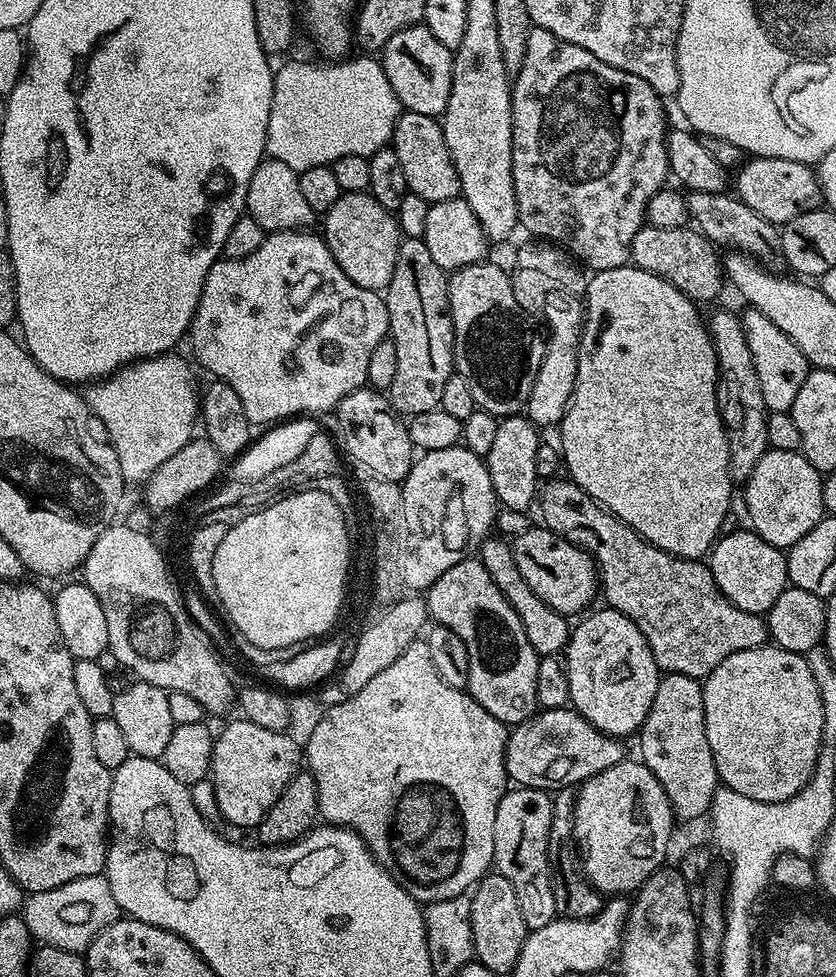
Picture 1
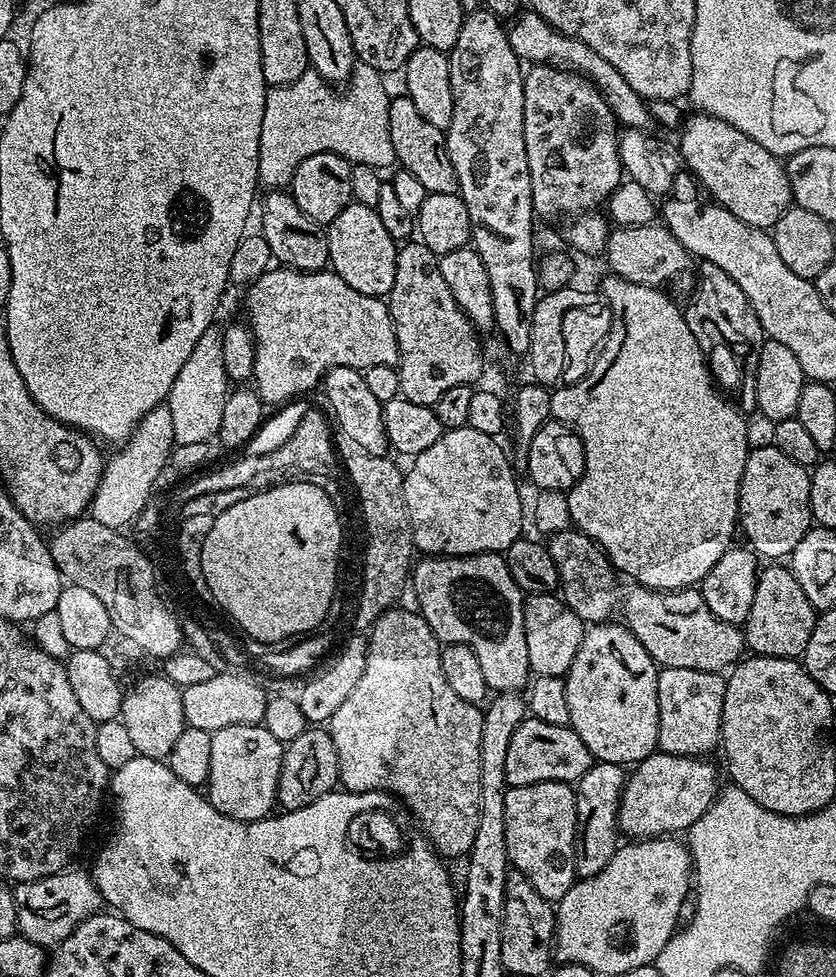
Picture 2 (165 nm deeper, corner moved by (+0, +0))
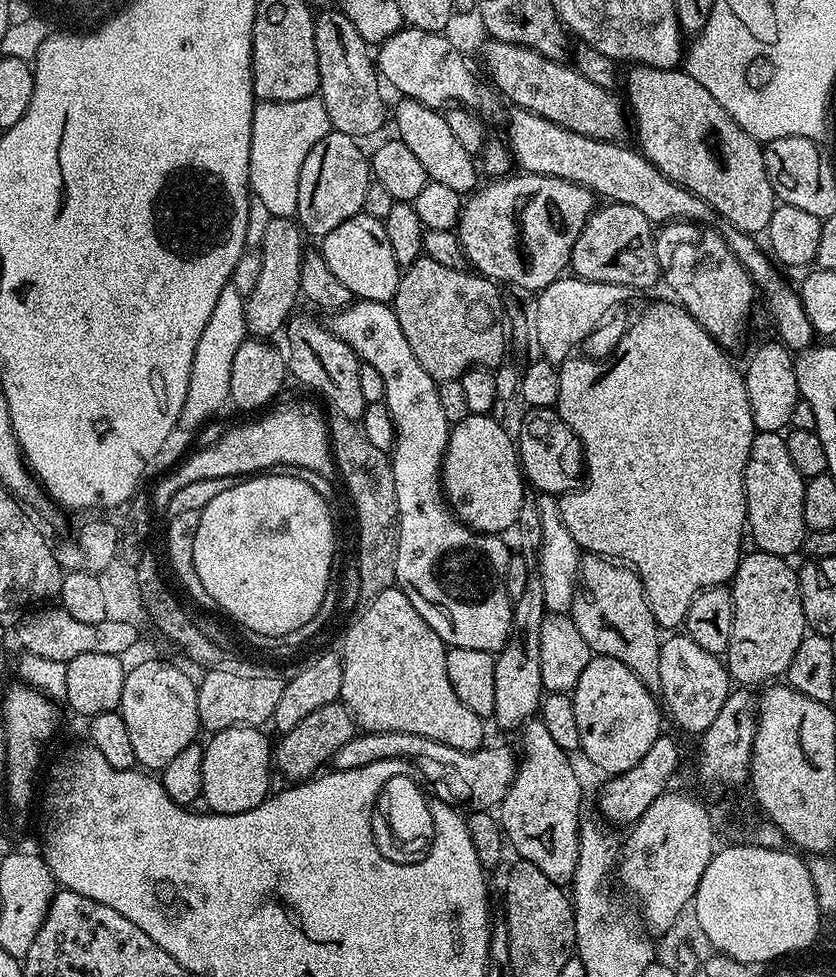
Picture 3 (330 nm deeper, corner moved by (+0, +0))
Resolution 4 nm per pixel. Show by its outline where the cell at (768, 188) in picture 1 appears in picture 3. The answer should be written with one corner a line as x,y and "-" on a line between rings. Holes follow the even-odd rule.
643,66
627,70
626,104
634,121
634,132
636,128
640,135
638,148
644,159
663,176
702,198
717,217
725,216
727,223
739,232
763,233
778,201
770,178
766,178
764,150
758,141
746,134
718,106
714,94
687,70

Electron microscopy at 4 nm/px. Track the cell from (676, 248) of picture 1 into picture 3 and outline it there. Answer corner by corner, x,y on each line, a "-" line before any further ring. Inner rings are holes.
608,202
603,206
597,207
593,211
592,217
589,218
586,226
578,234
578,242
574,242
571,271
584,280
616,283
618,286
626,286
633,290
654,287
656,280
658,284
662,276
662,261
656,255
657,233
654,231
654,225
646,218
646,214
634,210
634,206
615,202

